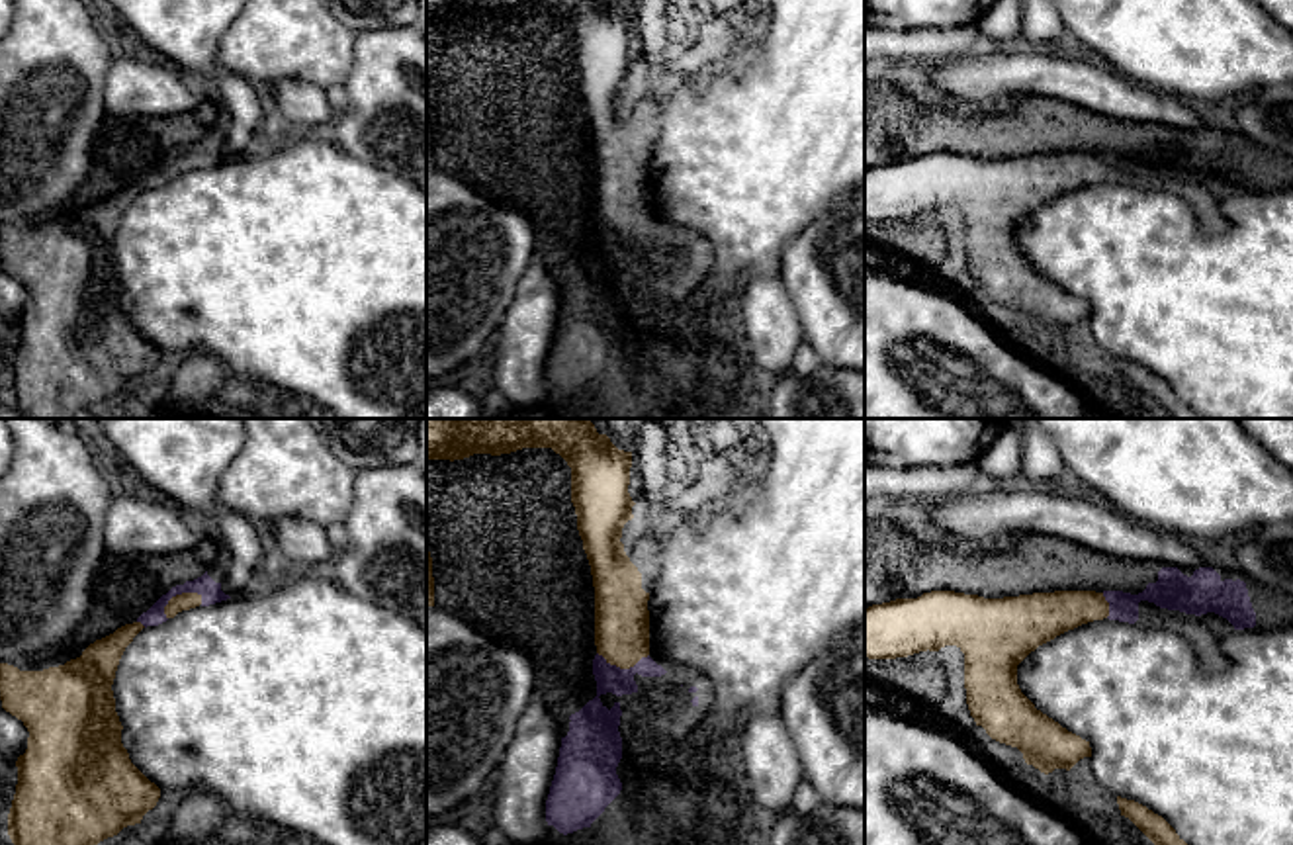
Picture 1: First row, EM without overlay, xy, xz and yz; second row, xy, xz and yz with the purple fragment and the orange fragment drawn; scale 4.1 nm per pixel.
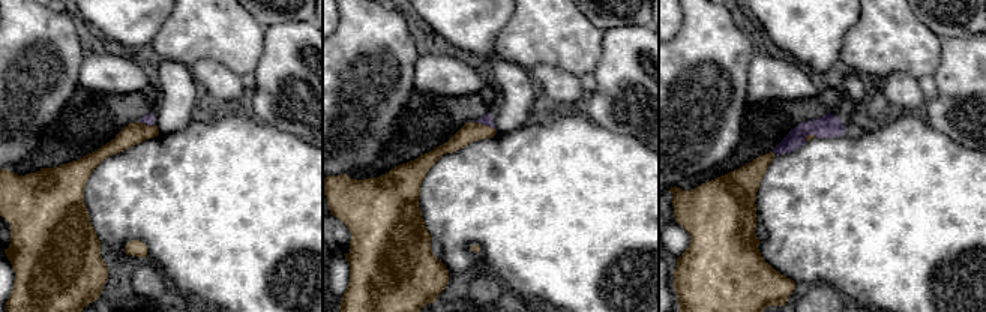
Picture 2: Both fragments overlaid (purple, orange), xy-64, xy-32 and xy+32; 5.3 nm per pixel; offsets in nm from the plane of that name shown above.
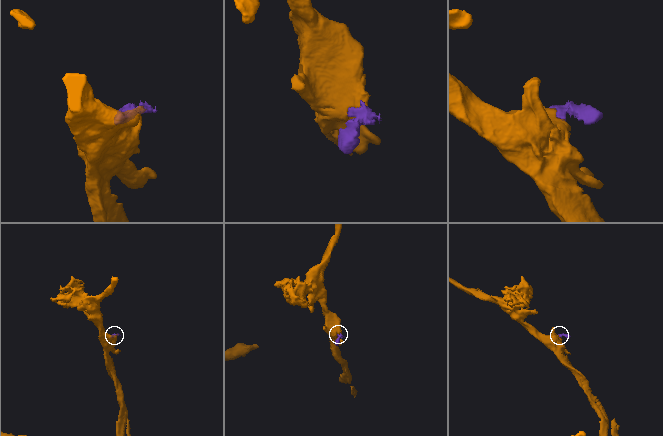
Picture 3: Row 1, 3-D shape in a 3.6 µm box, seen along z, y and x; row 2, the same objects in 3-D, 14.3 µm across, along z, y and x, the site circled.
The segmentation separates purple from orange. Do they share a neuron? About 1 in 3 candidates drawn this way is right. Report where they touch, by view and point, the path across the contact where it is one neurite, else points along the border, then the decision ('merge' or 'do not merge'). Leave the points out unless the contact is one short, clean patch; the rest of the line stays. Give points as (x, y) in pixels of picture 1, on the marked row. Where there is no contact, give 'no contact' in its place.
meets purple in xy at (177, 593); border along xy (202, 595), (177, 593), (165, 607), (167, 619); do not merge

